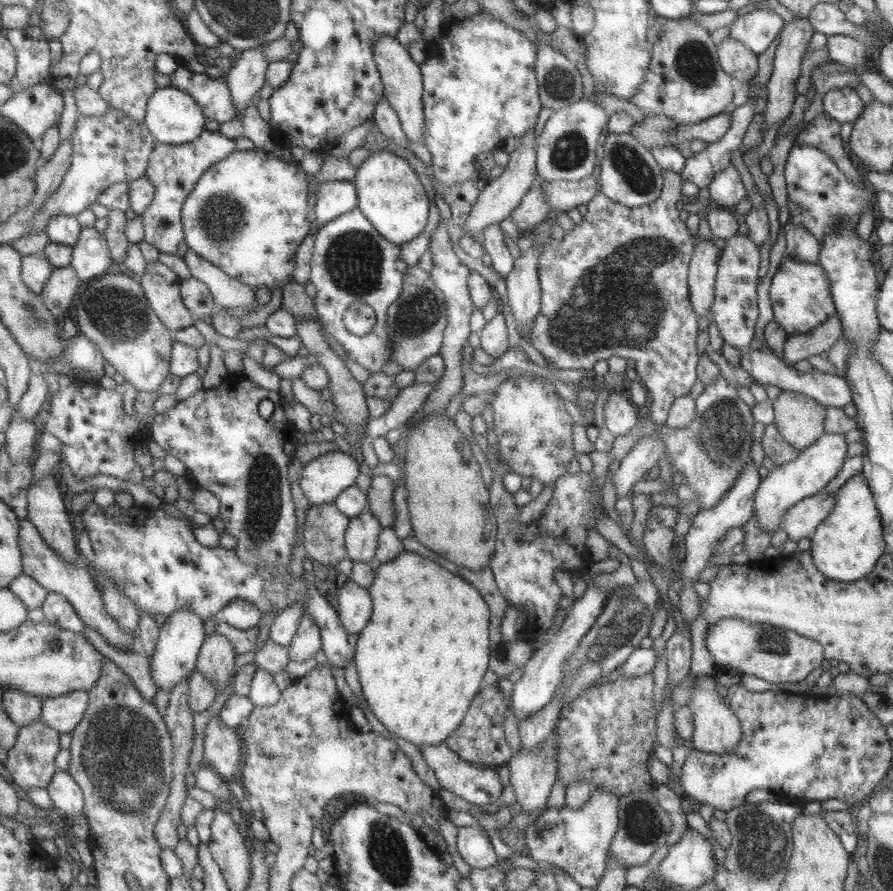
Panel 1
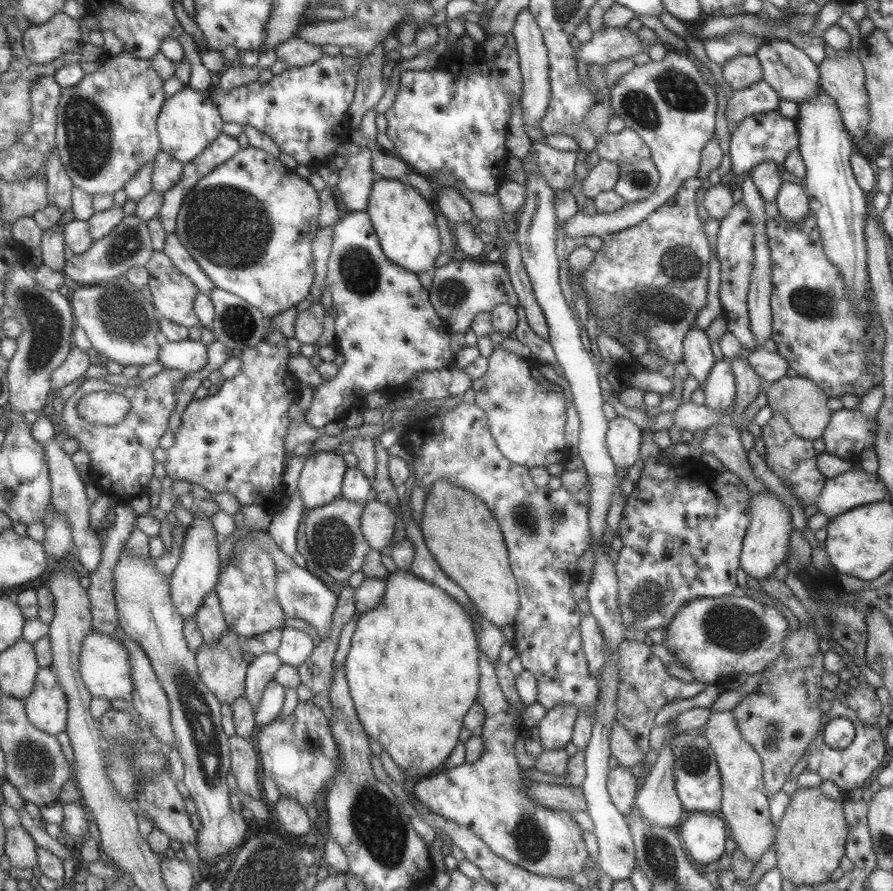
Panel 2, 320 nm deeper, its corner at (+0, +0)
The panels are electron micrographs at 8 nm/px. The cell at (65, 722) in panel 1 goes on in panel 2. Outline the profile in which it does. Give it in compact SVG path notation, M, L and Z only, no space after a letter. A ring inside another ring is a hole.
M51 666L41 668L36 688L25 704L32 724L41 731L49 735L67 731L69 698Z

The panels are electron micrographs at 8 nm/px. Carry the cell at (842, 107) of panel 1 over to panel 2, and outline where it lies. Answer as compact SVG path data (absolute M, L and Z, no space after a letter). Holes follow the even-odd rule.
M772 39L761 43L754 54L762 68L762 79L771 86L780 99L801 102L816 95L819 88L818 67L793 44L785 39Z

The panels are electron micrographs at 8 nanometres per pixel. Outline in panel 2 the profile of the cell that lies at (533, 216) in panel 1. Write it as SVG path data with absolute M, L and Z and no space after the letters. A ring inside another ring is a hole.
M599 159L588 169L587 176L580 184L580 191L585 198L593 199L597 194L613 189L619 179L619 165L610 160Z

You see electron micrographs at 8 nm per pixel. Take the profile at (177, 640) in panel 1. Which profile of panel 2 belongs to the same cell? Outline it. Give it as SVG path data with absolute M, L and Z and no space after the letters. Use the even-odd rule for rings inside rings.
M198 512L193 513L192 518L191 524L183 530L179 560L171 575L173 600L177 607L177 614L180 614L183 620L193 618L200 604L203 602L204 596L208 592L215 591L216 580L219 574L219 554L217 554L217 544L219 541L216 539L216 532L213 530L212 521L210 517Z

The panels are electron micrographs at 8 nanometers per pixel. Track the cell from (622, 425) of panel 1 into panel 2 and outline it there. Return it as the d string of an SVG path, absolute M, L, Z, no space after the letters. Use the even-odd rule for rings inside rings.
M615 416L608 421L605 442L616 469L628 469L637 462L641 431L628 418L622 416Z

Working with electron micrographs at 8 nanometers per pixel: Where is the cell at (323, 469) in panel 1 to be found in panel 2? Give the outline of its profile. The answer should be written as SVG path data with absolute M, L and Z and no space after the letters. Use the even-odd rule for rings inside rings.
M334 451L309 453L298 477L297 491L303 507L313 509L340 496L347 465Z

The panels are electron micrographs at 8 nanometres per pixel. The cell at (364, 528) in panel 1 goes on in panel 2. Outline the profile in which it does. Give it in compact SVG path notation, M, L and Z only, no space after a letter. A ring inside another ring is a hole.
M373 497L365 502L360 527L370 549L381 551L389 544L395 523L396 512L390 506Z

